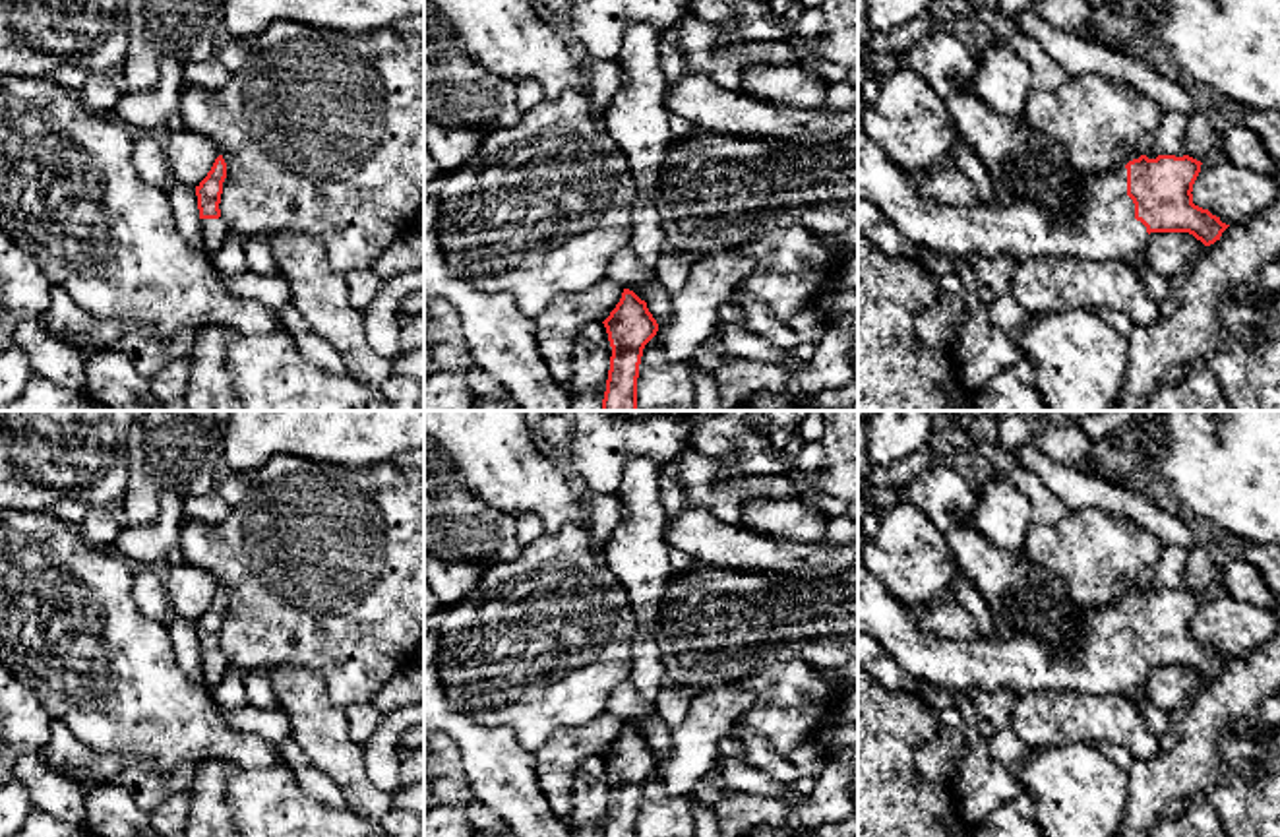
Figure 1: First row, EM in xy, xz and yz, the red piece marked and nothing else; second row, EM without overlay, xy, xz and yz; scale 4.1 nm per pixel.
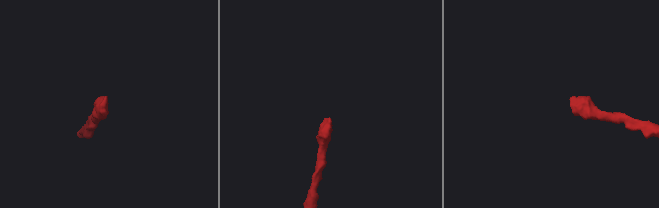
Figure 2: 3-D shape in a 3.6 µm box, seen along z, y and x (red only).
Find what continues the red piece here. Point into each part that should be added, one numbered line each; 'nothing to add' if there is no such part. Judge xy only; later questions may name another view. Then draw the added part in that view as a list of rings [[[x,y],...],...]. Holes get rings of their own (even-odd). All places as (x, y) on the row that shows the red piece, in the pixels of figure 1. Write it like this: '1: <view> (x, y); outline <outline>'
1: xy (213, 231); outline [[[201,219],[203,246],[209,256],[217,254],[230,232],[229,225],[219,219]]]

